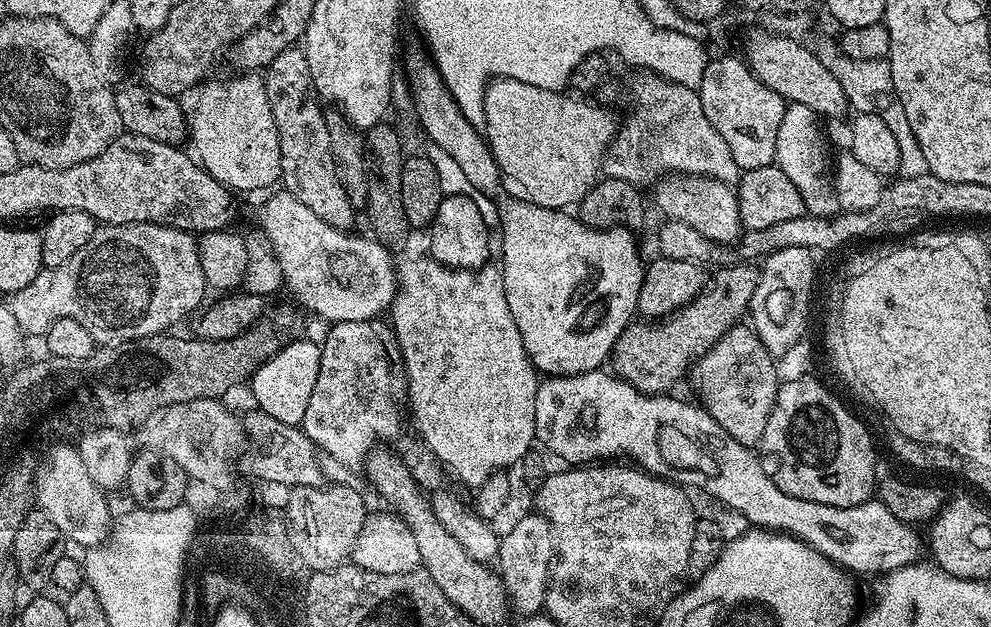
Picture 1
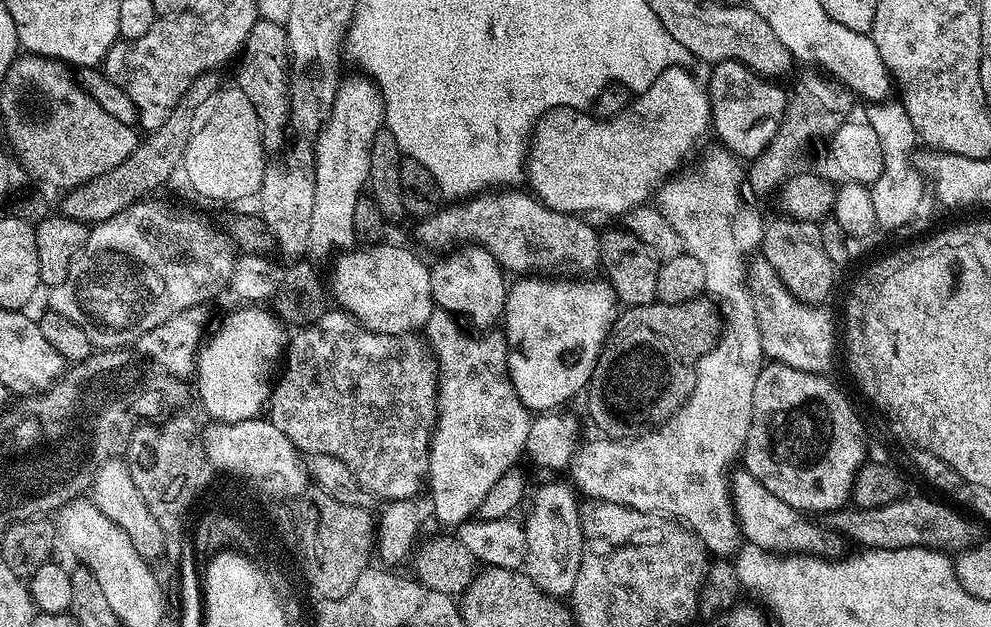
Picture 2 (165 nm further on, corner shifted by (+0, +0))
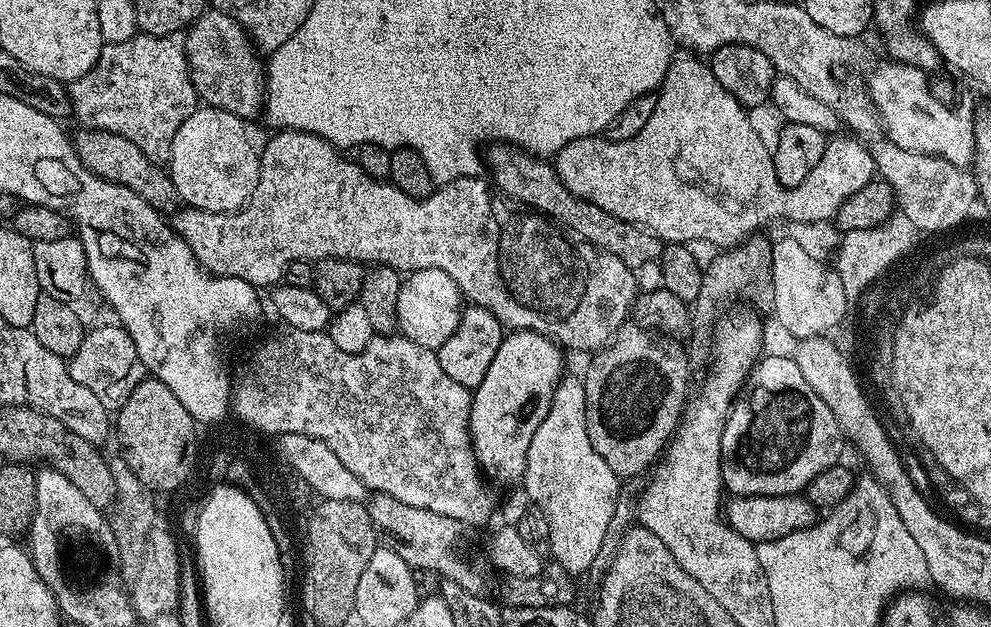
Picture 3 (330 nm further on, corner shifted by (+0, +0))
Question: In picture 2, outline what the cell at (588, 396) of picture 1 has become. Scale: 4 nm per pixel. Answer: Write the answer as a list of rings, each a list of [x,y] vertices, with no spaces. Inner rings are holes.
[[[746,470],[737,471],[732,481],[732,498],[736,507],[736,519],[740,522],[743,539],[754,546],[762,546],[768,552],[786,554],[789,552],[807,552],[816,554],[820,549],[819,525],[812,526],[796,509],[786,506],[782,498],[774,498],[770,490],[766,490]],[[737,475],[737,476],[736,476]]]

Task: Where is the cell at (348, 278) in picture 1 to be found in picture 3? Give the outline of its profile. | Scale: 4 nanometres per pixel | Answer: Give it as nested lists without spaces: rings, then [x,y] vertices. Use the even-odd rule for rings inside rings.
[[[433,268],[418,270],[401,283],[396,327],[399,335],[405,336],[410,342],[418,342],[418,346],[439,350],[446,342],[446,338],[454,334],[461,311],[460,287],[454,282],[454,278],[450,278],[450,274]]]

